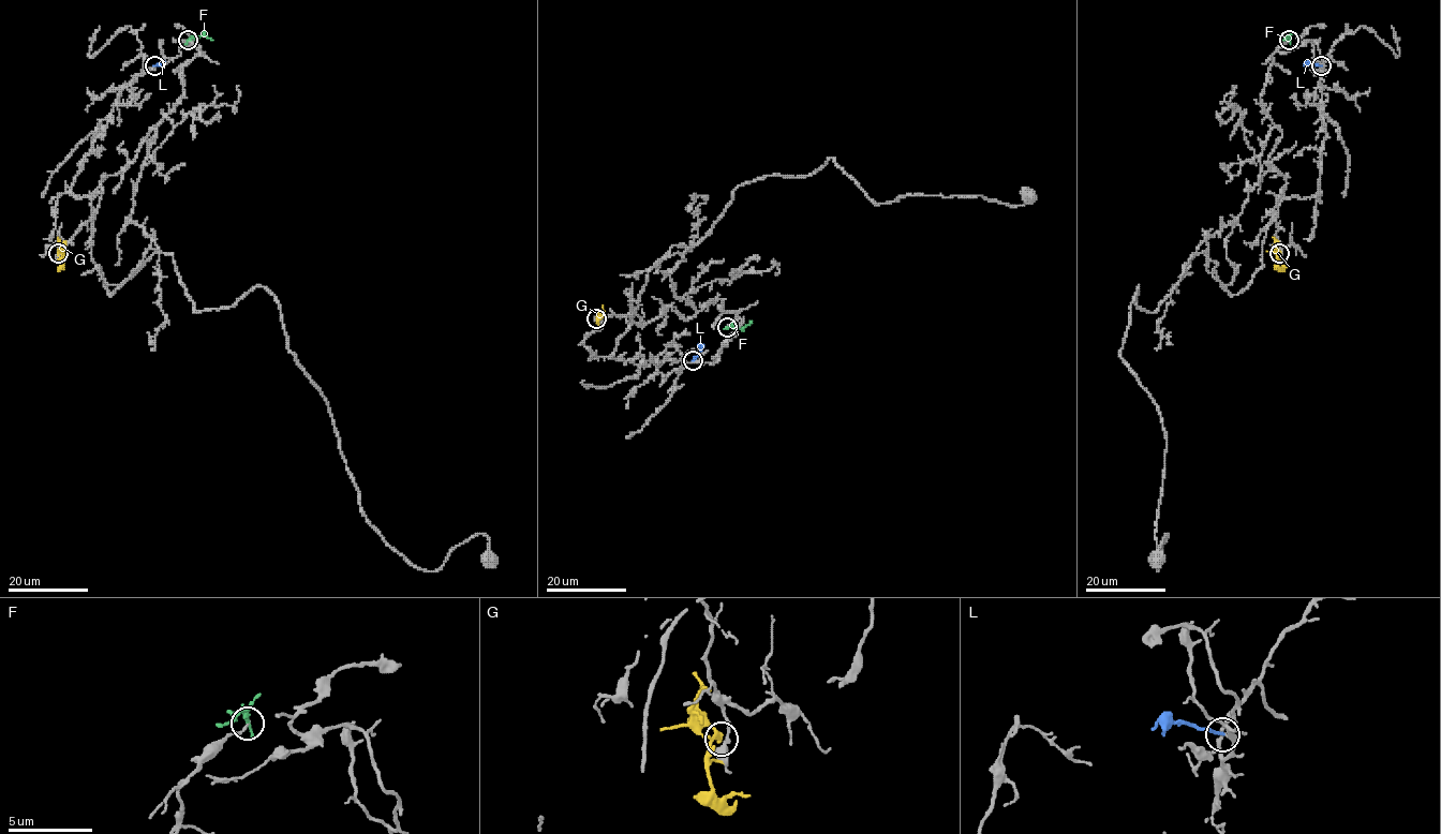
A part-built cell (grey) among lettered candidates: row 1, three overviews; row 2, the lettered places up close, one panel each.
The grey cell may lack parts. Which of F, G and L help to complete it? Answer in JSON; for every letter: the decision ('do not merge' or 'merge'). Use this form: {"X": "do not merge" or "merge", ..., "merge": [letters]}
{"F": "do not merge", "G": "do not merge", "L": "merge", "merge": ["L"]}

